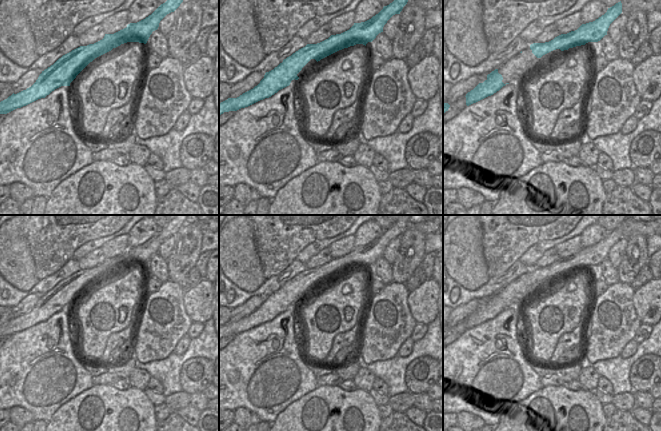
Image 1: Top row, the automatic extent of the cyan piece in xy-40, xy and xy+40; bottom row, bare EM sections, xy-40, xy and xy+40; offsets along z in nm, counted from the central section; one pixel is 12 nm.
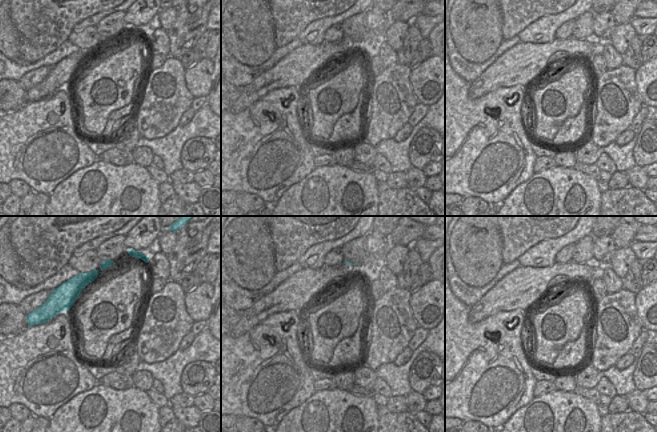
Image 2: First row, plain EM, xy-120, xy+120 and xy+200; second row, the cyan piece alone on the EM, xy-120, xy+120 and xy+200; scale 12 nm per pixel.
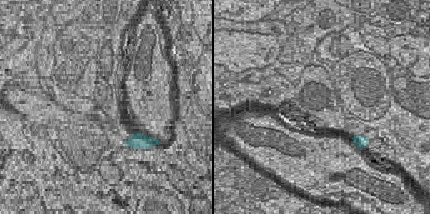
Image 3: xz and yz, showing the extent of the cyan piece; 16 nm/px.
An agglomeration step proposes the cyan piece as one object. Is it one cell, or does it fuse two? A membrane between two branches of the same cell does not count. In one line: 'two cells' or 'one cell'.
one cell

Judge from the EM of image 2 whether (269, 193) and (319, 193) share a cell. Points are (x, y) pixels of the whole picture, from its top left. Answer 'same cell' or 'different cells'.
different cells

